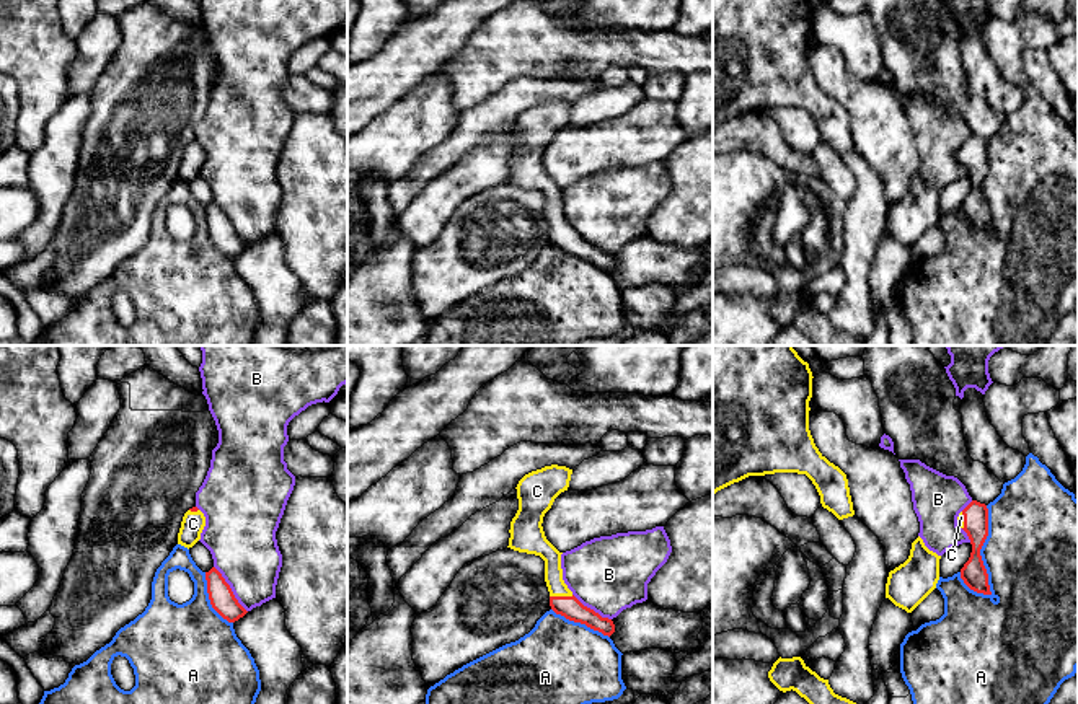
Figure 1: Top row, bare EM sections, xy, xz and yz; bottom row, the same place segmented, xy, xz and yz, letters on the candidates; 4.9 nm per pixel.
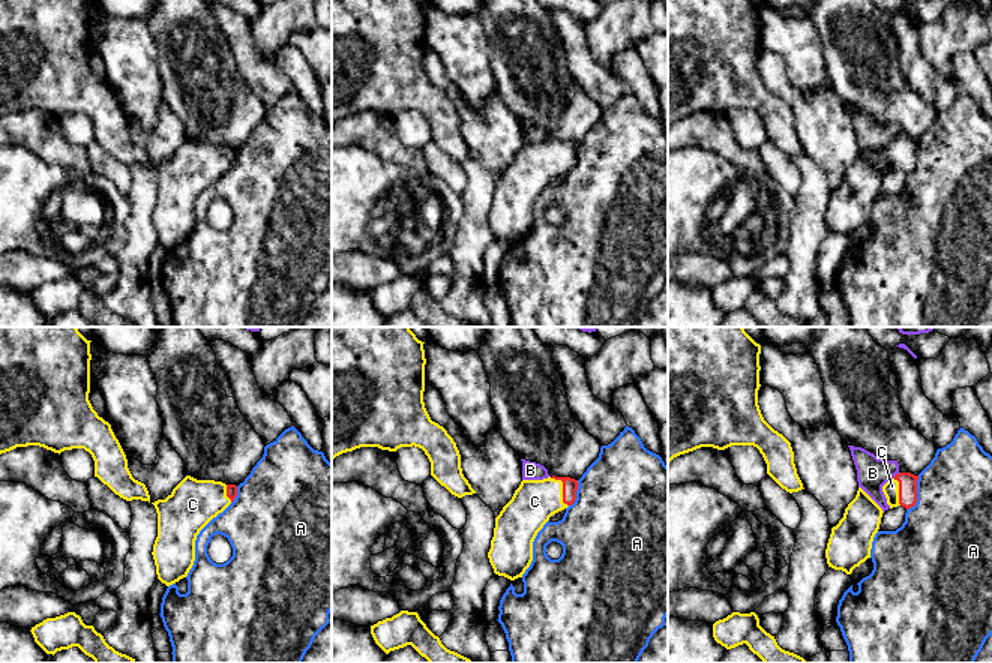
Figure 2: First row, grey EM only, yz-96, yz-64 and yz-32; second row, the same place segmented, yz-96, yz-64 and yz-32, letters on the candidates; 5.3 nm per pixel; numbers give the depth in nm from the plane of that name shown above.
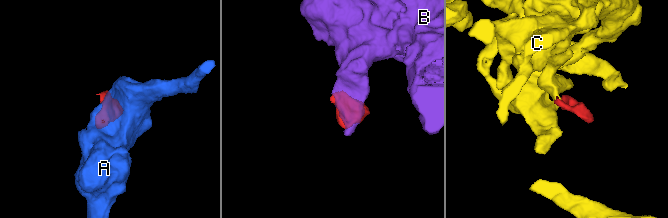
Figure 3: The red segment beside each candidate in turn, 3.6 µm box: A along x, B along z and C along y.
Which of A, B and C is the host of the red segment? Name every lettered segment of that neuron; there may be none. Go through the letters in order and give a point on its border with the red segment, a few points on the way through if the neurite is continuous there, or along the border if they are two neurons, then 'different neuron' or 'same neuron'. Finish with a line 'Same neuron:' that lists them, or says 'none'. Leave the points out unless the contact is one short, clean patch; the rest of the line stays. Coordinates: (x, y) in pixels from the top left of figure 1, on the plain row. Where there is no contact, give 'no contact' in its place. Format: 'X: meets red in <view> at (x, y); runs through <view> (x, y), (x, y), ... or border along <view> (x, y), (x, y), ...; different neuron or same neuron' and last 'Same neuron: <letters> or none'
A: meets red in yz at (979, 188); different neuron
B: meets red in xy at (230, 224); different neuron
C: meets red in xz at (561, 232); runs through xz (571, 243), (561, 232), (553, 209); same neuron
Same neuron: C

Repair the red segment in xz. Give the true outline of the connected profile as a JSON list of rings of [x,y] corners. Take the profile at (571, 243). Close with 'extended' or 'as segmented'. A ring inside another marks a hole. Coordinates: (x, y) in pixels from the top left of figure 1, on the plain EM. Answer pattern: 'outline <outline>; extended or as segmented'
outline [[[545,101],[525,109],[517,119],[519,145],[510,156],[509,181],[514,186],[540,191],[545,196],[545,217],[550,227],[550,241],[569,256],[612,271],[615,259],[594,244],[584,241],[563,215],[561,189],[545,171],[543,152],[554,134],[568,125],[572,104]]]; extended

